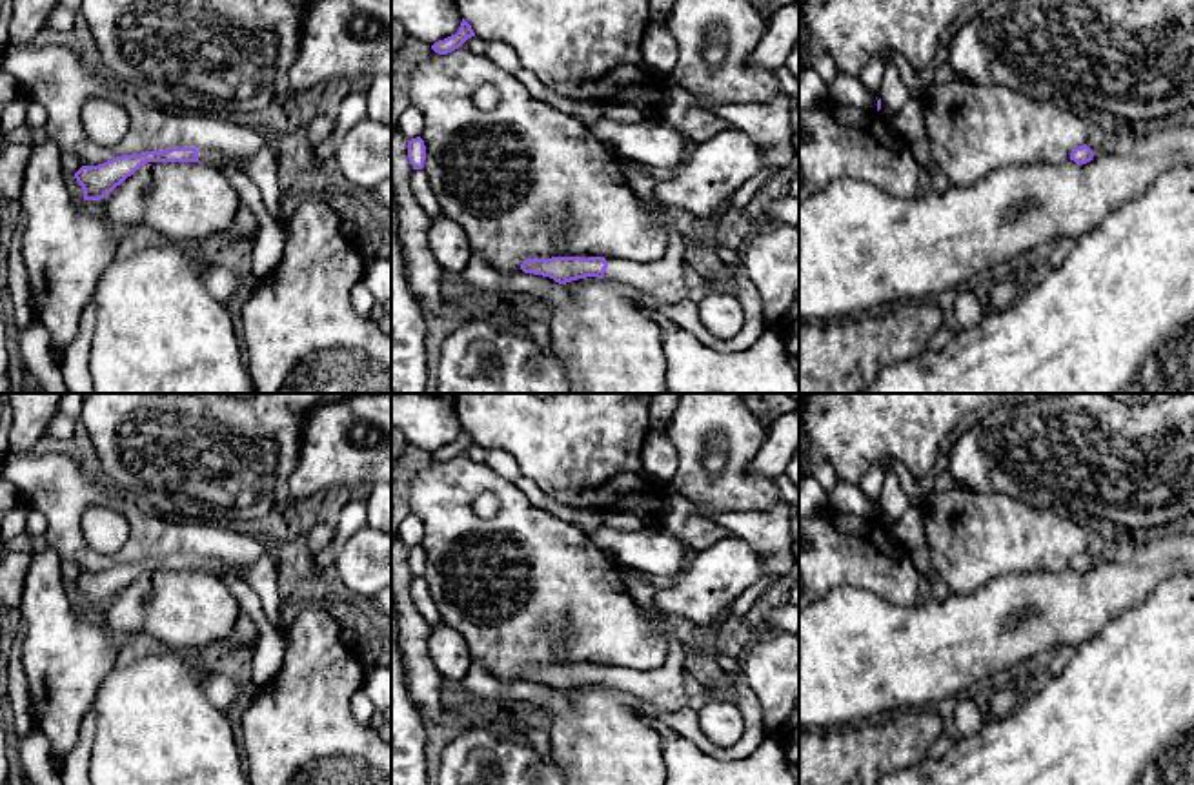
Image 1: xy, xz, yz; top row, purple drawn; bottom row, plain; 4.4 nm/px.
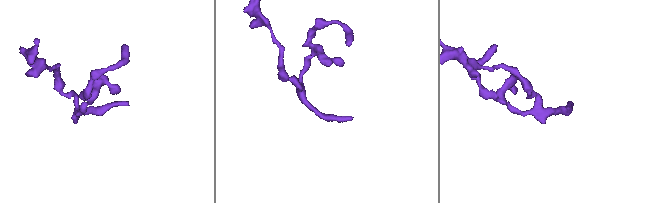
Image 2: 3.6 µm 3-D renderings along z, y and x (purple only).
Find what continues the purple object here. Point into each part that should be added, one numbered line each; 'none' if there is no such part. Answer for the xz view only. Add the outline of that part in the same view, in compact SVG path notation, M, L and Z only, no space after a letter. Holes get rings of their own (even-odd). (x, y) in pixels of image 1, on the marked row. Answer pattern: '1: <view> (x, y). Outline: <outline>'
1: xz (663, 279). Outline: M641 199L641 208L648 219L666 235L664 255L657 262L637 264L632 260L608 259L604 279L628 290L644 291L664 306L675 306L690 299L683 266L686 264L686 239L677 231L672 219L650 200Z

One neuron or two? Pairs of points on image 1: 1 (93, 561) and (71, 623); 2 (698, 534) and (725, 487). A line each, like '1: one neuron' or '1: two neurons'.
1: two neurons
2: two neurons

